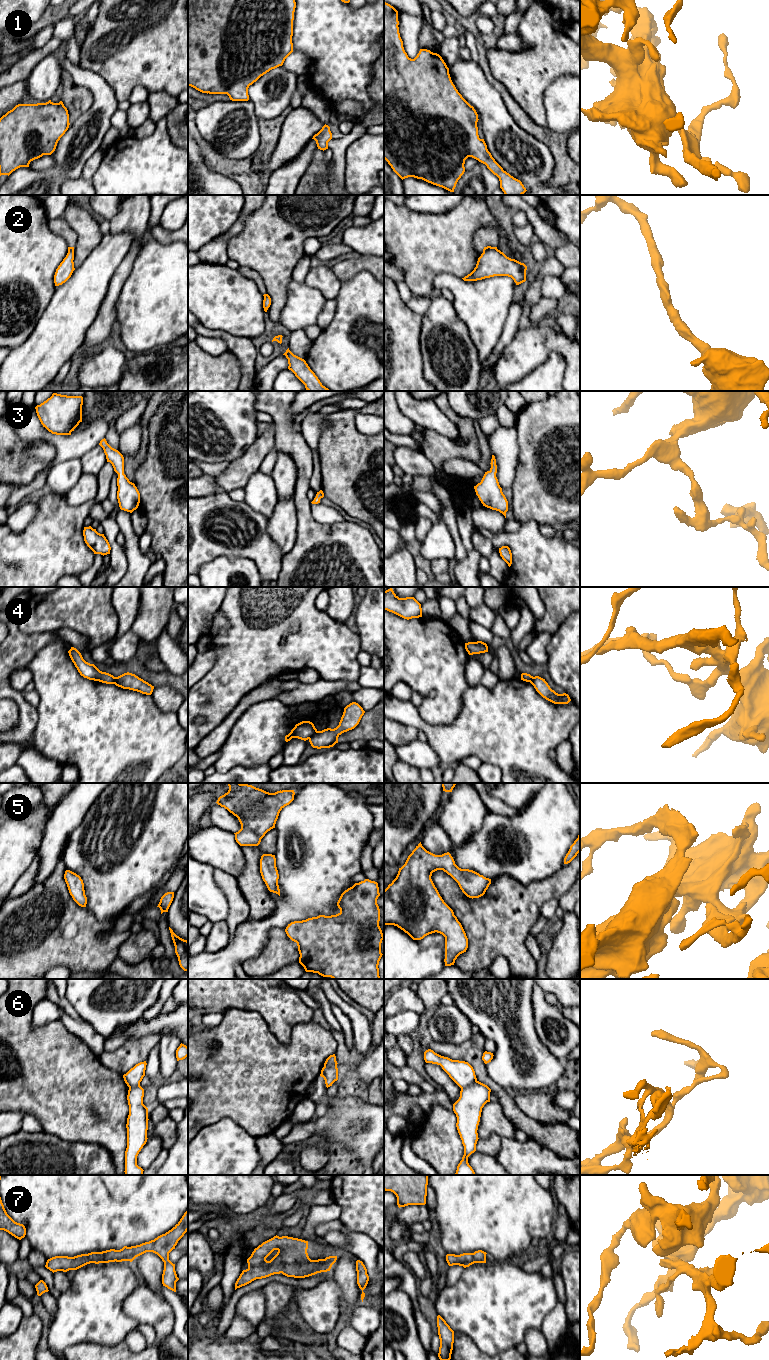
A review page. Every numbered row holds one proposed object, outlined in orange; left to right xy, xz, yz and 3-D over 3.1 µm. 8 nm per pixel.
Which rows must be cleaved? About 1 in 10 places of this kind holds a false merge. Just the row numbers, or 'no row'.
4, 6

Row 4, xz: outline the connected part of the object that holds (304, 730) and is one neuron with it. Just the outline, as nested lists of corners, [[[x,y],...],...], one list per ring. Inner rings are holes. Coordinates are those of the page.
[[[302,721],[295,725],[291,732],[285,736],[285,741],[288,742],[292,738],[298,738],[301,740],[308,740],[318,731],[315,728],[314,724],[310,721]]]

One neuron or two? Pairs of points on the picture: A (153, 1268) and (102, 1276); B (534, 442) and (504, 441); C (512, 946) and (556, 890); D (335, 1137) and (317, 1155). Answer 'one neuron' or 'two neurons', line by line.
A: two neurons
B: two neurons
C: one neuron
D: two neurons

